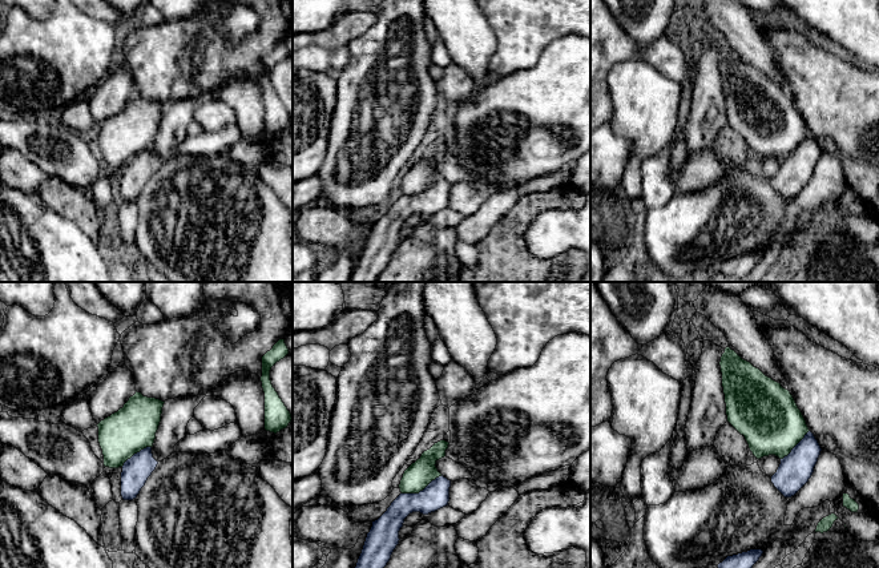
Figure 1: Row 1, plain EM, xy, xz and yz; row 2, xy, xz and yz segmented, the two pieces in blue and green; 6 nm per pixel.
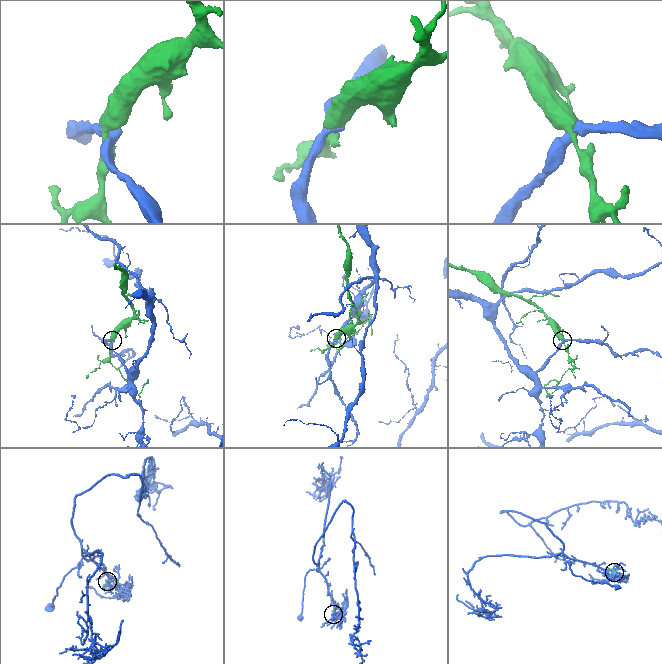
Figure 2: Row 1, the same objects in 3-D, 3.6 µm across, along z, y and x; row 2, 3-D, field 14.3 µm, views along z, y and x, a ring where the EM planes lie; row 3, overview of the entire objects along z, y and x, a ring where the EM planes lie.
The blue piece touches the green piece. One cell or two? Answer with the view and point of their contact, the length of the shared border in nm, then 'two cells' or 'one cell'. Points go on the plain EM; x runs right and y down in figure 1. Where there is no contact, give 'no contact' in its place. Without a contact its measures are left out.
xz (423, 192) | 280 nm | two cells

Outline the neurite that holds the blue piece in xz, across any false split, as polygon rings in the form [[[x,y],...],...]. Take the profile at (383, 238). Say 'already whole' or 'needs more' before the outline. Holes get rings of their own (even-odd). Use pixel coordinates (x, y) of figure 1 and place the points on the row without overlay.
already whole; [[[443,177],[419,196],[400,196],[367,235],[362,255],[348,282],[376,282],[399,246],[399,233],[412,214],[428,217],[449,204],[451,182]]]

